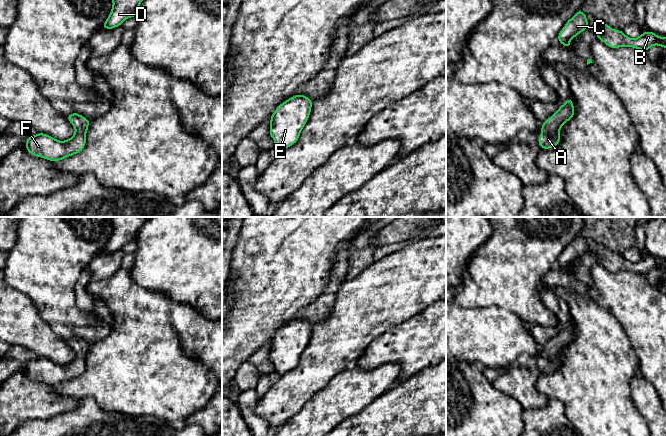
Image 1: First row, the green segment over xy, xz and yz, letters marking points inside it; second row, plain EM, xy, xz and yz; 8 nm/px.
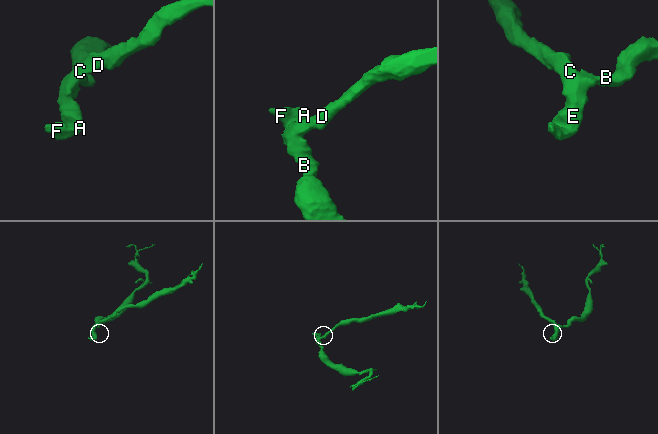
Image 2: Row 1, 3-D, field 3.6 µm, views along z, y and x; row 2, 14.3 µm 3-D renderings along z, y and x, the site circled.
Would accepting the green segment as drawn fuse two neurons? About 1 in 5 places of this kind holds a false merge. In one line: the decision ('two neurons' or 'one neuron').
one neuron

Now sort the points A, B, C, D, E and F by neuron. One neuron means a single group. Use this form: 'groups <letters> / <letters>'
groups A B C D E F

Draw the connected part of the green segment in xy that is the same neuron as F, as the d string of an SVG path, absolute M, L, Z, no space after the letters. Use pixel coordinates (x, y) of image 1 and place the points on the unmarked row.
M76 336L66 341L75 352L75 358L70 363L59 365L48 358L37 357L25 363L25 373L31 379L52 386L57 386L66 381L80 377L86 369L85 361L90 345Z

